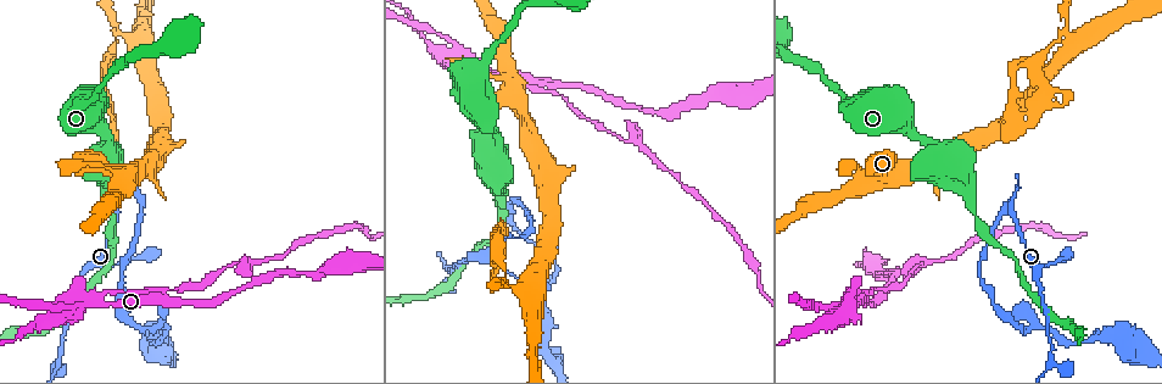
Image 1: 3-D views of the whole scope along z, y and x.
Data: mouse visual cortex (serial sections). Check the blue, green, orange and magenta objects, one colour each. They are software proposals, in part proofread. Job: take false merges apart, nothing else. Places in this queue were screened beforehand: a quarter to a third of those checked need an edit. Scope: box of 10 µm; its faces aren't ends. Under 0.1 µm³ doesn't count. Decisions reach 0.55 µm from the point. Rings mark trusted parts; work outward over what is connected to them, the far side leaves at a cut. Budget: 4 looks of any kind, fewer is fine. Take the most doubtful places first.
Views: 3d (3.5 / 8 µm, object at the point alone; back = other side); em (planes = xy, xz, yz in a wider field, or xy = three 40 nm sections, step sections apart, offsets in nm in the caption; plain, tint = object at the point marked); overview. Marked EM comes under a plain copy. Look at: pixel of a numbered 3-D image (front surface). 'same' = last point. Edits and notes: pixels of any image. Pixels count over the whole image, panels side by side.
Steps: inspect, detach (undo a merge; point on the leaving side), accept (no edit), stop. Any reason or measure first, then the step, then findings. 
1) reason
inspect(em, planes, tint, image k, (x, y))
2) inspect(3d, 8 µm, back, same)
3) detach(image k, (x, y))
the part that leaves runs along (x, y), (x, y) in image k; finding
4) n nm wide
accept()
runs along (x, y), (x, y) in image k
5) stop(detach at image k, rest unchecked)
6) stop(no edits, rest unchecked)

sharp bend
inspect(3d, 3.5 µm, back, image 1, (1017, 181))

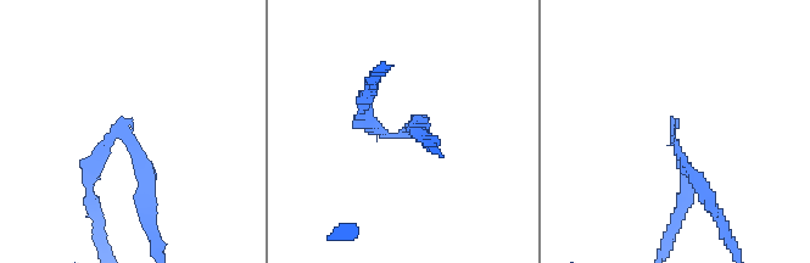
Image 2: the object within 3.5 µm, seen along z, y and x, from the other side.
inspect(em, xy, step 1, tint, image 2, (111, 137))

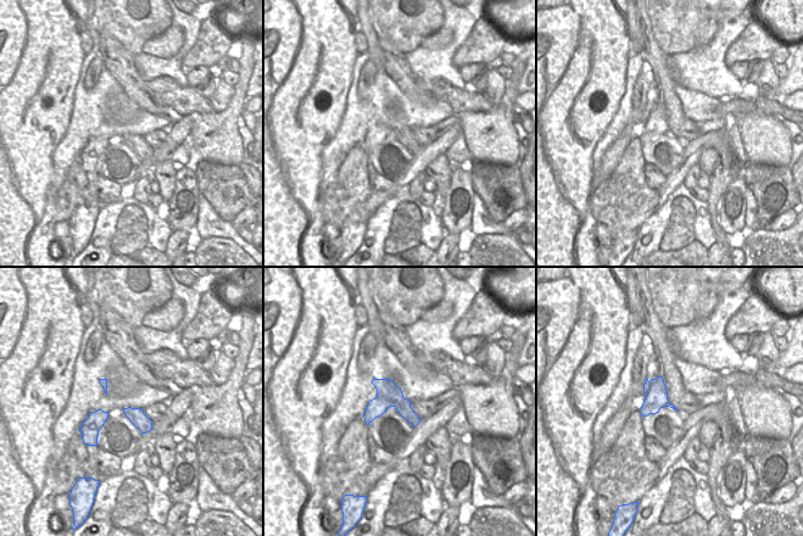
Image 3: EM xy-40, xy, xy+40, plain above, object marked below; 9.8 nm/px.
arms of 200, 250 nm
detach(image 2, (94, 174))
the part that leaves runs along (113, 138), (90, 175), (98, 235) in image 2; a second cell is stuck on

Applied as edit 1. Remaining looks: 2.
arms part here
inspect(3d, 3.5 µm, image 1, (72, 306))

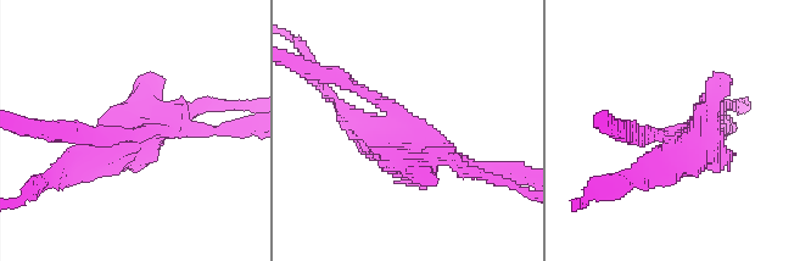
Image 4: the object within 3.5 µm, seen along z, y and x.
need the tissue
inspect(em, planes, tint, image 4, (700, 139))

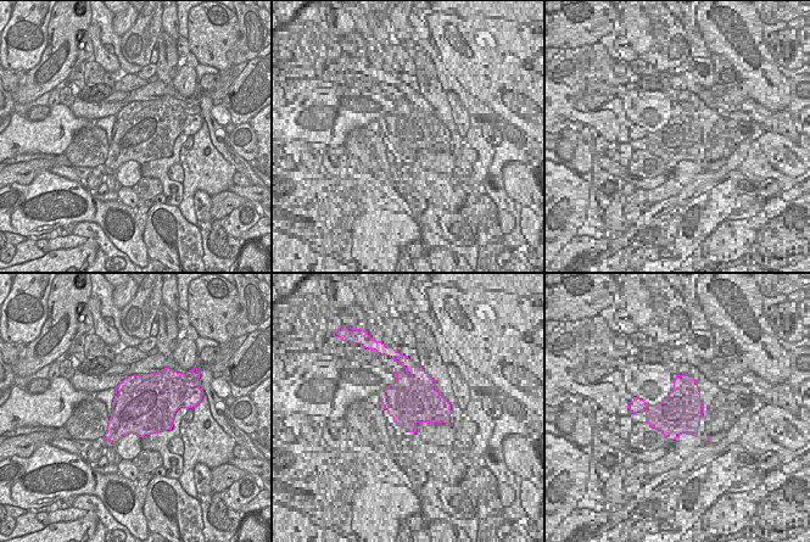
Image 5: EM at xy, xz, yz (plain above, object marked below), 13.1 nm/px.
detach(image 4, (378, 155))
the part that leaves runs along (446, 154), (393, 151), (341, 110) in image 4; two cells meet here

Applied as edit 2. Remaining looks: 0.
stop(detach at image 2, detach at image 4, rest unchecked)

